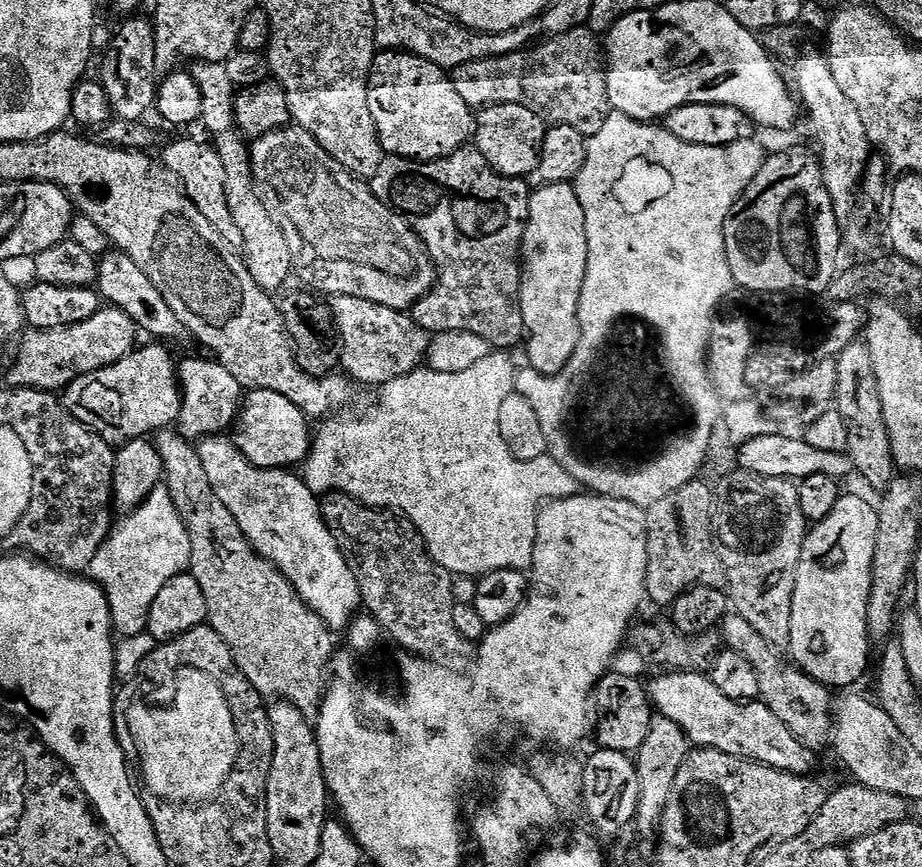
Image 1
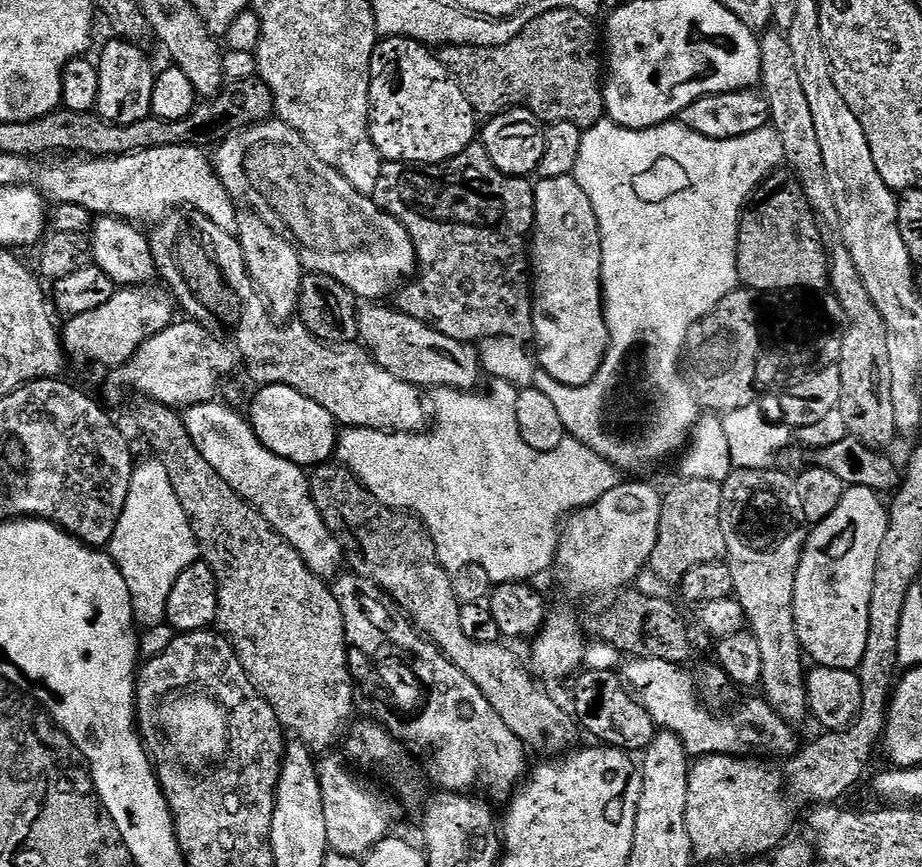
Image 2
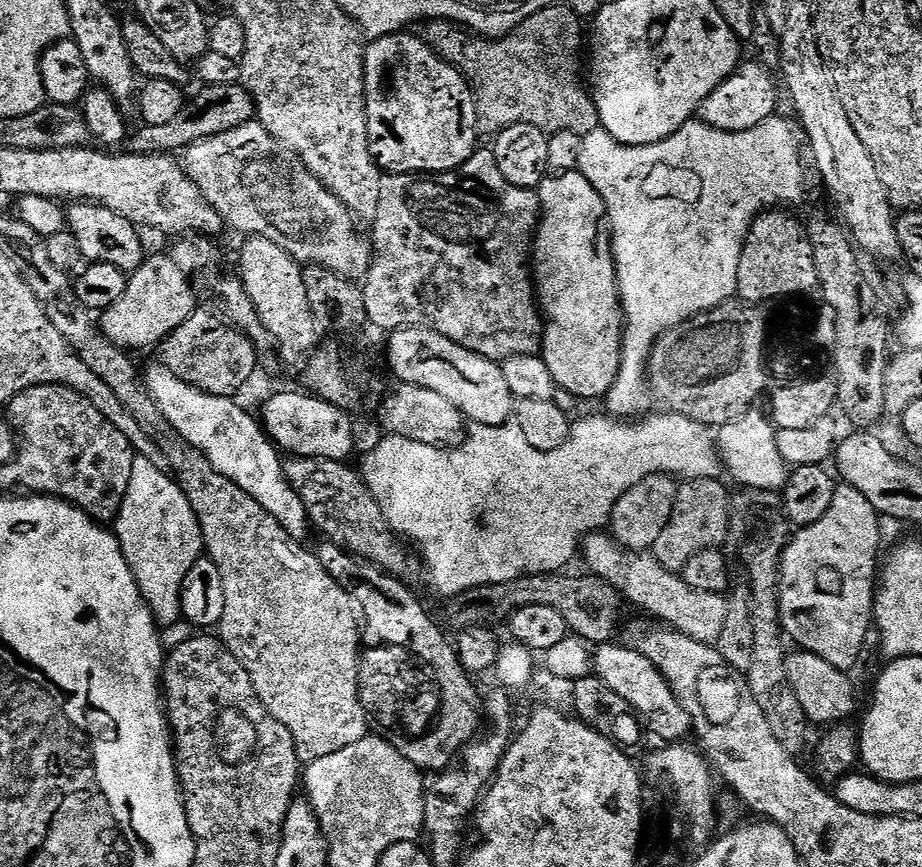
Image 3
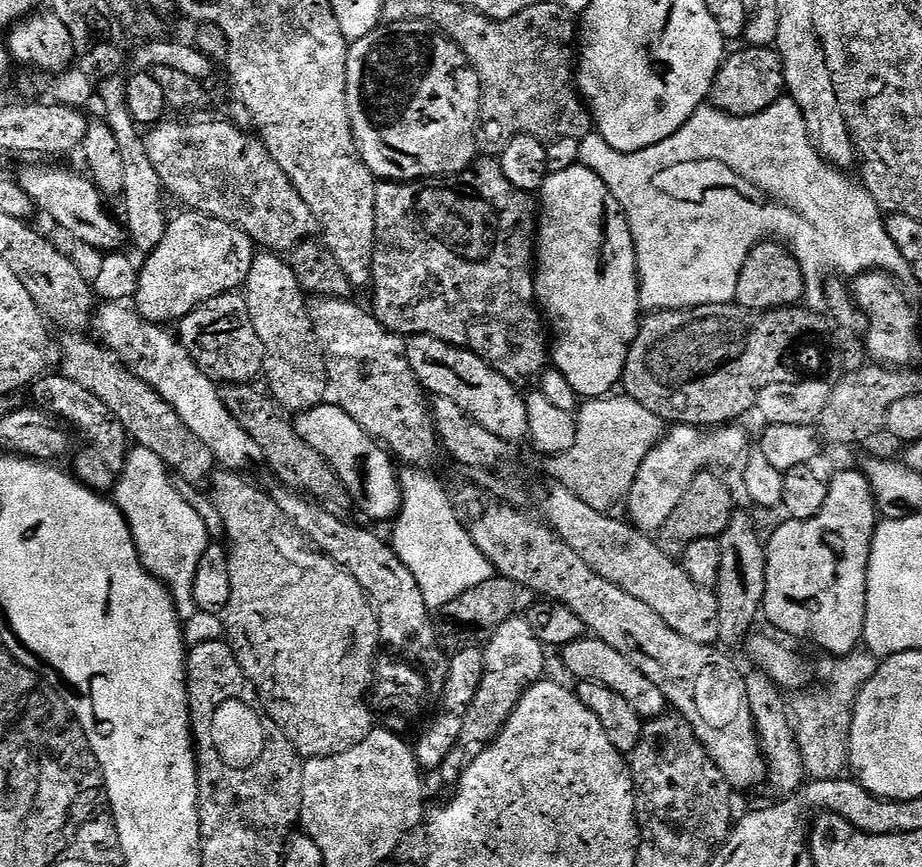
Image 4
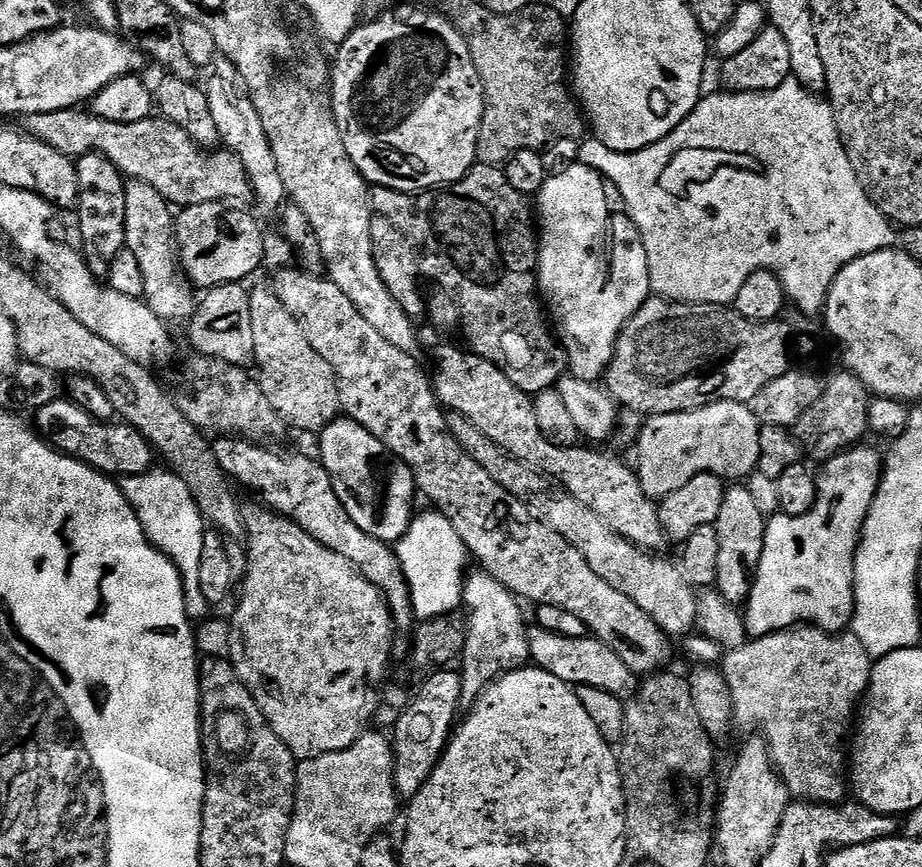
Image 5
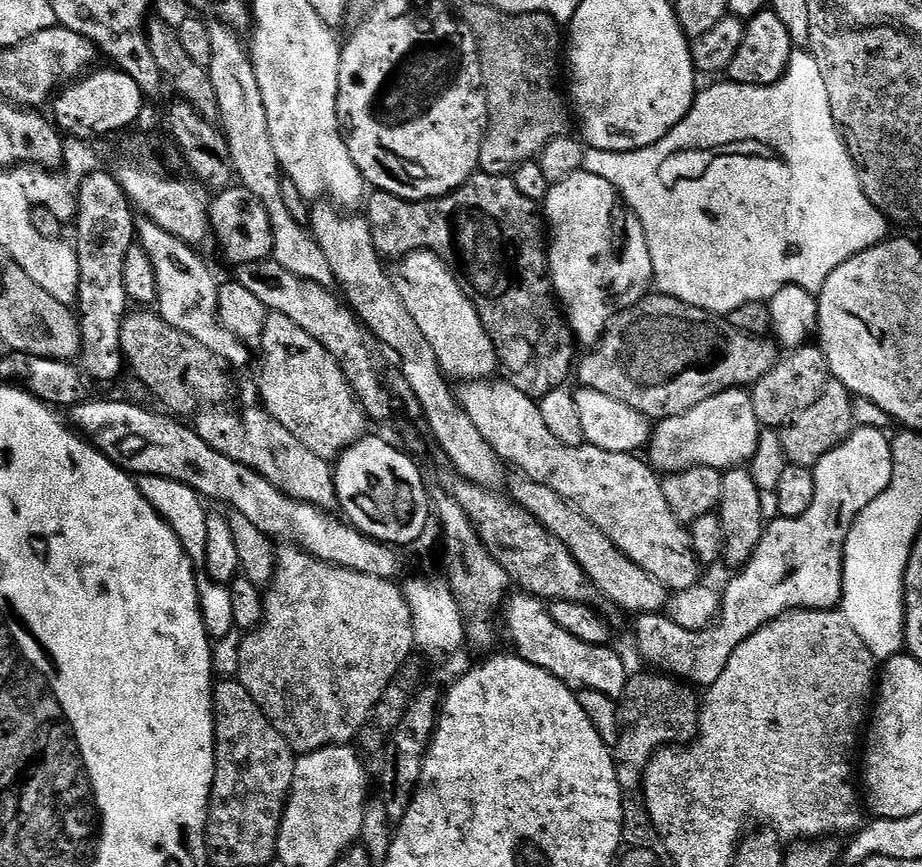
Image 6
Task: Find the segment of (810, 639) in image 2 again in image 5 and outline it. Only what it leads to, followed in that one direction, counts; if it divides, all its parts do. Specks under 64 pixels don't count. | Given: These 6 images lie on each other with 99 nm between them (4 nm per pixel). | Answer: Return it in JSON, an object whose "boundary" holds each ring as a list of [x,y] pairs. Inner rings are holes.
{"boundary":[[[864,447],[839,452],[819,469],[816,505],[810,511],[801,516],[777,514],[767,521],[762,562],[742,612],[753,637],[797,626],[837,633],[851,625],[856,612],[856,551],[882,475],[881,453]]]}

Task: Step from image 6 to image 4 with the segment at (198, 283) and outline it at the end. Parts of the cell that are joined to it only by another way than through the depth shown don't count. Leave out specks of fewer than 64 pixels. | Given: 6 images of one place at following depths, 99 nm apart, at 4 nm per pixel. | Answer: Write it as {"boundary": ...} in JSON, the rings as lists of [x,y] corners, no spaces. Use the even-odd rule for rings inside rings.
{"boundary":[[[124,95],[106,97],[104,108],[108,111],[106,122],[114,130],[114,138],[118,138],[118,150],[122,150],[122,167],[126,173],[126,186],[122,197],[124,203],[122,220],[126,225],[126,236],[140,254],[147,254],[156,249],[158,242],[162,242],[168,229],[169,217],[164,216],[164,200],[166,201],[164,185],[158,178],[158,170],[154,170],[154,162],[150,162],[150,156],[146,154],[145,137],[130,114]]]}

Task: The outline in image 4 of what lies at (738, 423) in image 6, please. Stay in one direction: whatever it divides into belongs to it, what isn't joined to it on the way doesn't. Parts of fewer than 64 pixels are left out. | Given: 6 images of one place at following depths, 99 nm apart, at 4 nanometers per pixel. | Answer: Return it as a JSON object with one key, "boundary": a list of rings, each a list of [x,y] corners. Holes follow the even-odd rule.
{"boundary":[[[676,426],[659,440],[650,454],[646,454],[626,497],[627,519],[632,527],[645,534],[655,533],[666,526],[666,518],[674,514],[678,502],[682,502],[682,494],[690,490],[690,482],[694,482],[699,472],[739,465],[749,455],[750,447],[747,434],[736,427],[740,426],[716,426],[711,430],[700,426]]]}

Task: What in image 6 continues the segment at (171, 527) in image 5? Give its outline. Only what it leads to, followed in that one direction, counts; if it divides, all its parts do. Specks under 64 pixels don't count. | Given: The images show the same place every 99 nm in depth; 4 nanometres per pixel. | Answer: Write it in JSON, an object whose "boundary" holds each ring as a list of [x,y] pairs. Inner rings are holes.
{"boundary":[[[141,476],[138,483],[142,498],[146,498],[146,502],[150,502],[150,506],[154,506],[154,510],[158,510],[160,517],[172,527],[174,534],[178,534],[186,554],[191,558],[192,565],[196,567],[200,613],[209,637],[213,641],[226,638],[226,634],[230,634],[236,628],[234,602],[231,601],[231,587],[214,582],[214,578],[210,578],[210,574],[204,568],[206,566],[206,518],[209,513],[205,501],[190,486],[170,478]]]}

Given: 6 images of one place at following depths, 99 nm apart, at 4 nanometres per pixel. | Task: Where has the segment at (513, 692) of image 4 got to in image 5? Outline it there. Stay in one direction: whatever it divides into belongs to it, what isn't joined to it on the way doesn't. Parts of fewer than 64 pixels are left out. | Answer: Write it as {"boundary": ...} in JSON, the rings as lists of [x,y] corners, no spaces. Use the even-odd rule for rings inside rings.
{"boundary":[[[483,570],[469,571],[464,582],[463,607],[468,607],[466,623],[468,633],[462,657],[464,695],[468,698],[481,696],[499,676],[523,668],[530,660],[528,645],[529,625],[524,625],[521,601],[508,589]]]}

